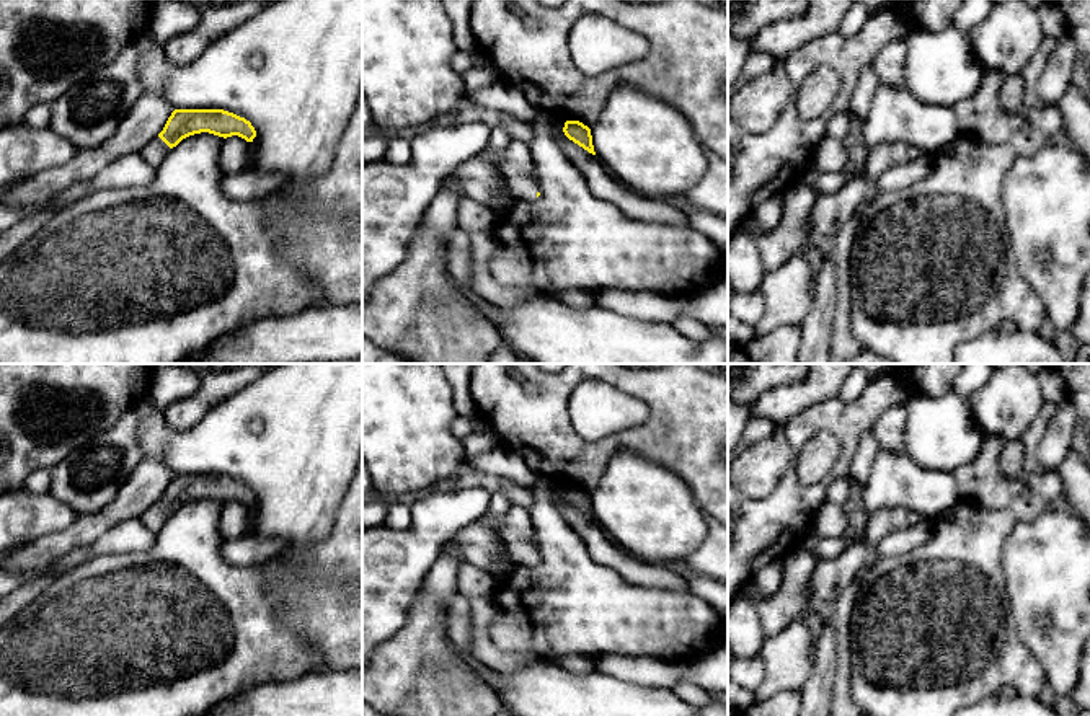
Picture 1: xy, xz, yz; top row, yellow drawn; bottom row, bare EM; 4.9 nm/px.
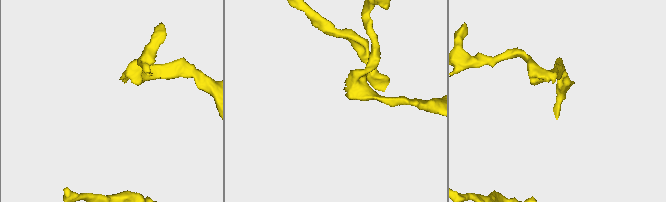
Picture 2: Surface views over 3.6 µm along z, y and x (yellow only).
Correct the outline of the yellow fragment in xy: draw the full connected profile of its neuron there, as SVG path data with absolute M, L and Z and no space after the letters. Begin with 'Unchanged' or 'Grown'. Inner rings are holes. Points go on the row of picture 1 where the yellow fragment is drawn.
Grown. M175 109L163 130L139 153L153 168L158 168L170 150L183 139L209 132L219 137L238 135L253 142L256 130L250 121L224 109Z

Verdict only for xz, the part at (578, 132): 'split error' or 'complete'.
complete

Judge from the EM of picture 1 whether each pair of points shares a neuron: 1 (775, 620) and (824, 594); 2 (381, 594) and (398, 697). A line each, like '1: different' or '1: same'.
1: different
2: different

